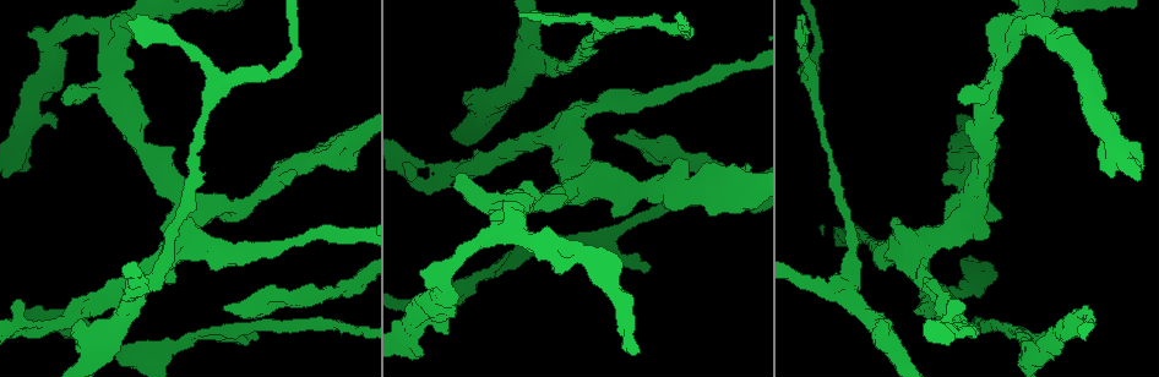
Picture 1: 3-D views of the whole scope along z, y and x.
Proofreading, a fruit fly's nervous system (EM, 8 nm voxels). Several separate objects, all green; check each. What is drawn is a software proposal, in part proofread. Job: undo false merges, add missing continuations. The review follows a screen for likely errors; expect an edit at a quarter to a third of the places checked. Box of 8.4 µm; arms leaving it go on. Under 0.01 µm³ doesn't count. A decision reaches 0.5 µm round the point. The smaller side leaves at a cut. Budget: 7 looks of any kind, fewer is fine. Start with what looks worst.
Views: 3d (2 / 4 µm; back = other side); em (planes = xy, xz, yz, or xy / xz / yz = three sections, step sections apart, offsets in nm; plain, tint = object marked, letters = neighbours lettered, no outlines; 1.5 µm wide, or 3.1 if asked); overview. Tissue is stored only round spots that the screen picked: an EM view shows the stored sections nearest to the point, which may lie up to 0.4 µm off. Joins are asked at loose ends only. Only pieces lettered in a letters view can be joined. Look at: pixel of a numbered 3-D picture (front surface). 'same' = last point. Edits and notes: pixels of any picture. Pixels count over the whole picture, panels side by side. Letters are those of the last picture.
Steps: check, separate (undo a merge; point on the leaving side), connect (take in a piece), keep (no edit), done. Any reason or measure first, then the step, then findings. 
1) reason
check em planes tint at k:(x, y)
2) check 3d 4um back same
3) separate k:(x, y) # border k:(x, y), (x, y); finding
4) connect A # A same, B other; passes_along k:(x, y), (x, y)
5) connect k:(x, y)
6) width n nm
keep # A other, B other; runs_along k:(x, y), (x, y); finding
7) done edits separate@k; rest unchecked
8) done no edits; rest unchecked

two arms at a narrow angle
check 3d 2um at 1:(51, 327)

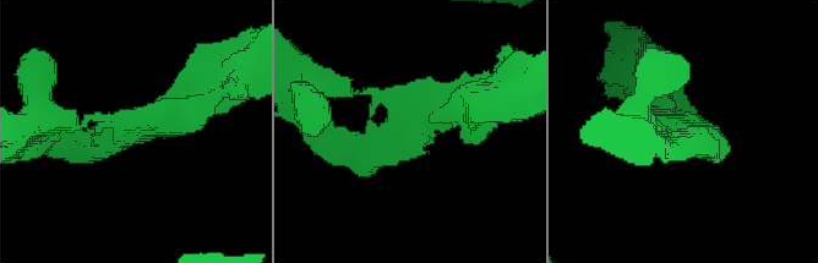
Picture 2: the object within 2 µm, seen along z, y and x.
arms 3
check em xy step 4 tint at 2:(402, 123)

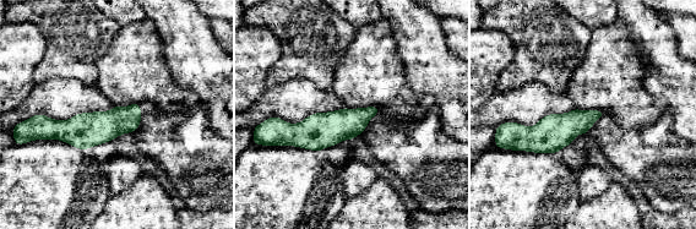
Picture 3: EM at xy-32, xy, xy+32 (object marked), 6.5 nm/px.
check em planes letters same

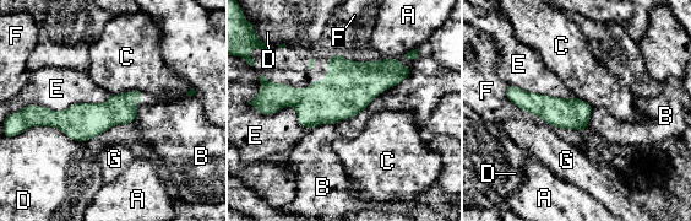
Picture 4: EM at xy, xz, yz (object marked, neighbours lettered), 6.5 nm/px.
keep # A other, B other, C other, D other, E other, F other, G other; runs_along 4:(406, 70), (338, 96), (272, 90); all the same cell

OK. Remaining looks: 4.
thin neck
check em planes letters at 1:(892, 239)

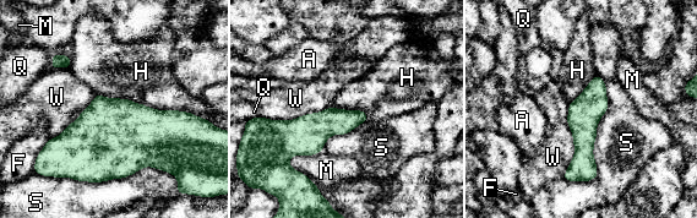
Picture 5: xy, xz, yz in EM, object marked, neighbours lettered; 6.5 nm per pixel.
keep # A other, F other, H other, M other, Q other, S other, W other; runs_along 5:(598, 80), (583, 164), (570, 178); all the same cell

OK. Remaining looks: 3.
check em xz step 8 letters at 1:(491, 97)

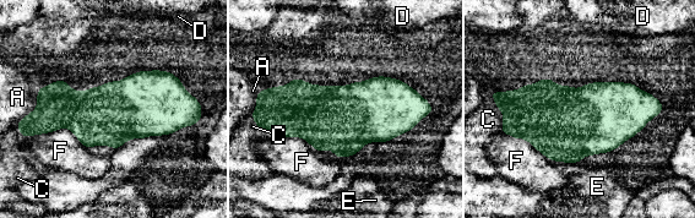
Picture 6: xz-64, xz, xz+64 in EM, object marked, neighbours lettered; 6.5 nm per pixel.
check em planes letters same

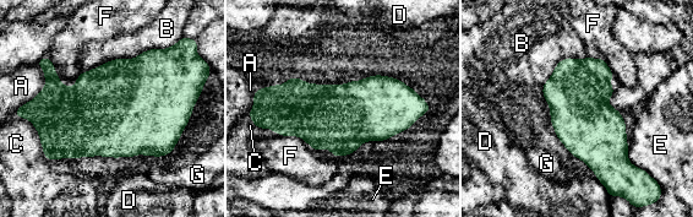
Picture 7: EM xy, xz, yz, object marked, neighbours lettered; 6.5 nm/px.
width 420 nm
keep # A other, B other, C other, D other, E other, F other, G other; one cell here

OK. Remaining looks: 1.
done no edits; rest unchecked

